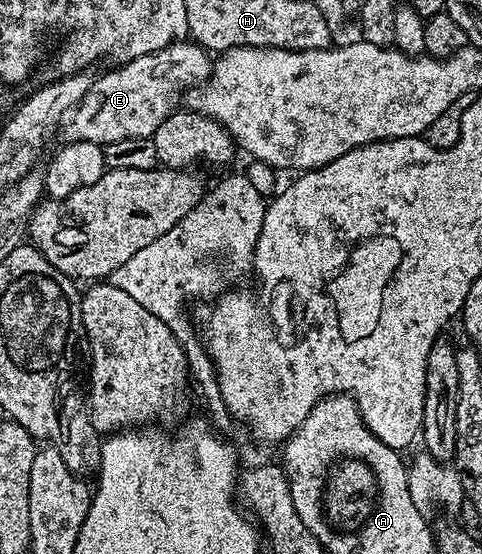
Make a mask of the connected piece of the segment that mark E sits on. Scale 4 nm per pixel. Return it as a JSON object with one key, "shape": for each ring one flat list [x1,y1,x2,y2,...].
{"shape":[[194,40,174,42,172,46,166,46,152,54,137,56,116,65,119,66,116,70,101,75,99,79,96,77,85,92,85,96,75,105,75,109,66,115,61,126,62,141,92,142,105,147,113,144,113,140,125,140,132,136,153,137,159,125,170,114,175,113,188,89,206,82,207,77,211,75,212,65,212,55]]}

